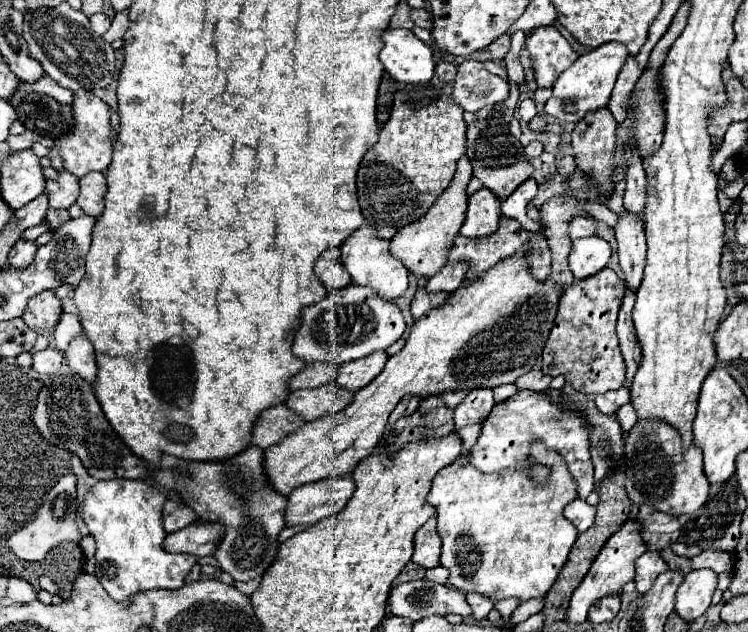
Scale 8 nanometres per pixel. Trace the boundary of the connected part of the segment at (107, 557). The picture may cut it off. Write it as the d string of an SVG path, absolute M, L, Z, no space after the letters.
M122 478L96 482L84 498L82 520L96 540L94 576L116 602L152 588L182 588L188 570L196 562L192 554L170 554L164 550L162 544L168 536L162 526L164 500L166 496L150 484Z

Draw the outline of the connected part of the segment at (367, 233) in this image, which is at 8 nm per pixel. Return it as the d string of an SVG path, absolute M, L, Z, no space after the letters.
M358 228L352 232L342 244L342 264L346 272L352 276L352 284L368 286L380 294L380 298L388 298L388 302L400 298L408 288L408 270L406 266L392 258L388 252L388 240L380 240L374 228Z

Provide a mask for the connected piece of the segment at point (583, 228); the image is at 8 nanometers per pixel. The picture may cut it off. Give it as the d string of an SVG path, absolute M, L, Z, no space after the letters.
M576 216L572 218L572 222L568 224L568 230L570 230L570 238L576 240L576 238L584 238L584 236L592 236L596 226L590 218L584 218L584 216Z

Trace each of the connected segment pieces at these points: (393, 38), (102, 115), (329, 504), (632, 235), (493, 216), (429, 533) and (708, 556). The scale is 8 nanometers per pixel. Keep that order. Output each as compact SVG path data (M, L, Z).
M388 28L382 34L382 42L384 42L384 46L380 50L380 62L384 64L386 72L394 80L406 82L406 84L422 84L434 76L434 58L432 58L430 46L426 42L422 42L420 38L416 38L412 30Z
M84 92L78 94L74 100L74 118L76 118L76 128L72 132L74 138L60 138L56 140L56 146L60 148L60 154L64 158L64 168L82 178L84 174L98 170L104 172L110 162L112 162L112 142L108 140L110 134L110 106L100 100L98 96L94 96L92 92Z
M350 476L324 478L312 484L298 486L288 496L284 512L286 526L316 524L340 512L354 494L354 480Z
M628 210L618 216L618 224L614 228L620 268L624 272L624 280L632 290L640 286L642 270L646 266L646 238L644 238L644 220L636 218L636 214L628 214Z
M480 188L468 198L466 220L460 228L460 234L466 238L488 236L498 230L498 218L500 218L500 200L488 188Z
M432 516L414 536L412 562L422 568L436 568L440 558L440 538L436 534L436 516Z
M704 550L698 556L694 556L690 560L690 564L692 564L694 570L696 568L710 568L716 574L722 574L722 572L726 572L726 570L732 568L730 554L722 552L722 550Z

